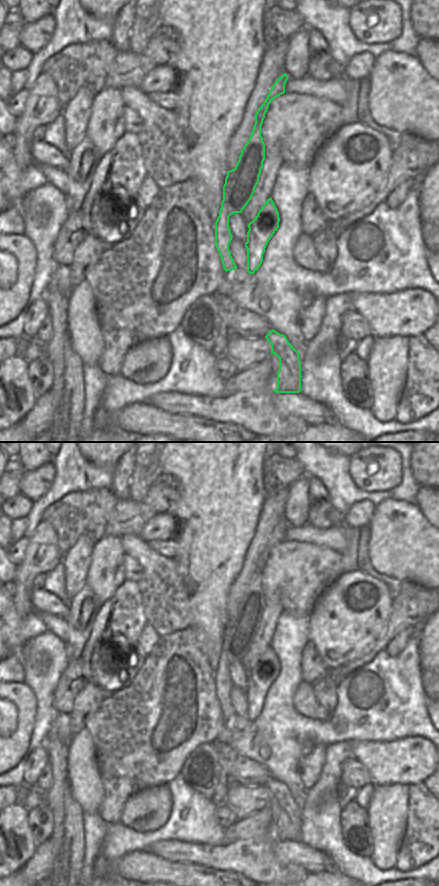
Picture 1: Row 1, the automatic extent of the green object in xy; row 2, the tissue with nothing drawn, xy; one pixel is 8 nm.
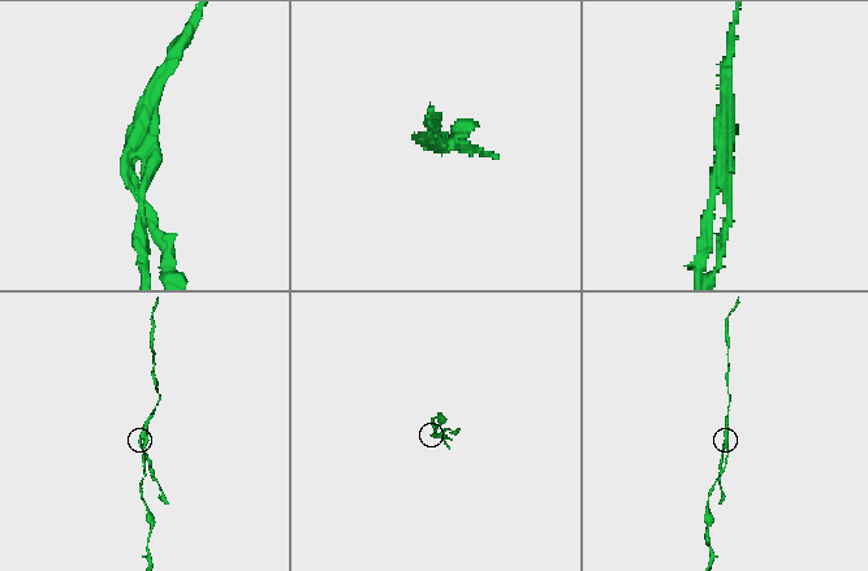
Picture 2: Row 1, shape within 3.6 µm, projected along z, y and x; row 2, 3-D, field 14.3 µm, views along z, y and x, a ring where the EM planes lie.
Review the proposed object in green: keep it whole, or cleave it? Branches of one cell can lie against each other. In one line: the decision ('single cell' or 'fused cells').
fused cells

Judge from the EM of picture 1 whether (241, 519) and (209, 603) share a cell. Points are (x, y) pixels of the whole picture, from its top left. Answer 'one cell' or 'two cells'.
one cell

